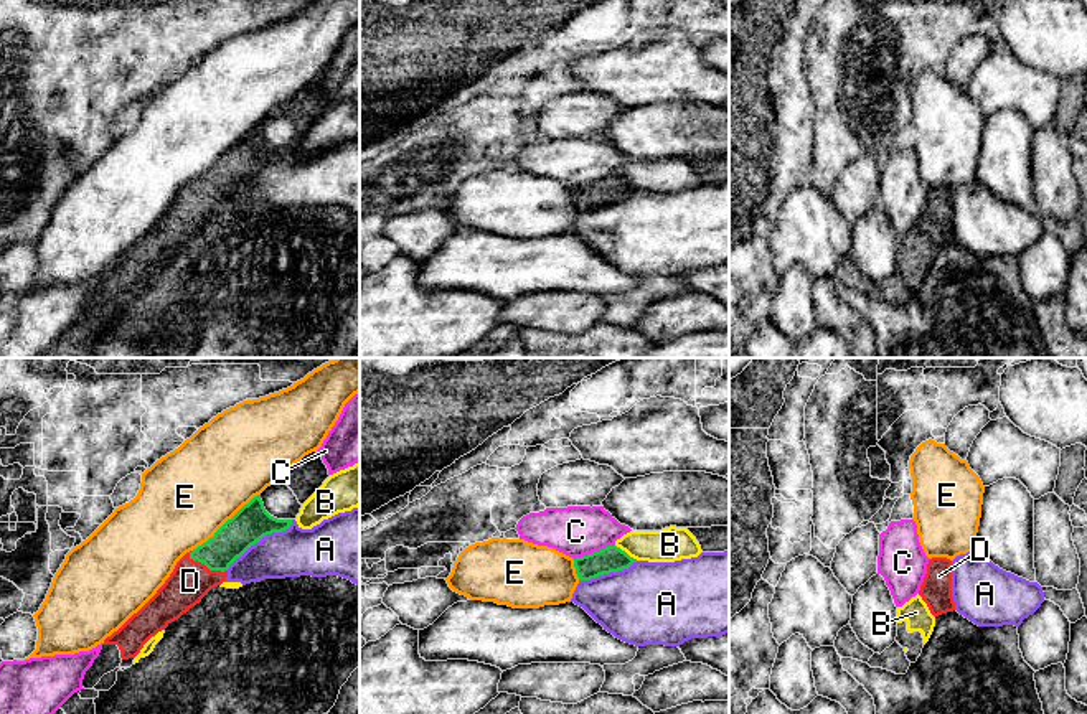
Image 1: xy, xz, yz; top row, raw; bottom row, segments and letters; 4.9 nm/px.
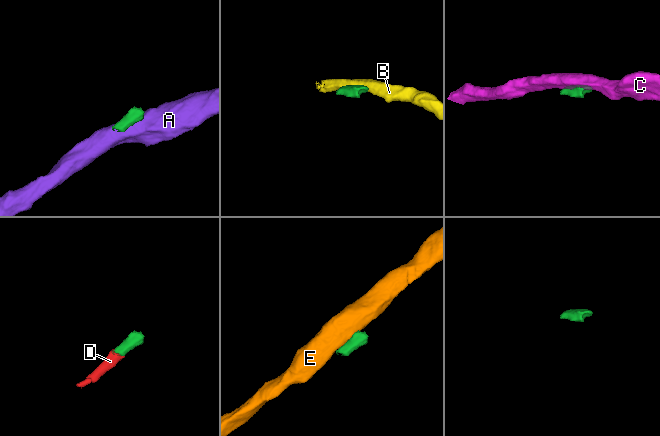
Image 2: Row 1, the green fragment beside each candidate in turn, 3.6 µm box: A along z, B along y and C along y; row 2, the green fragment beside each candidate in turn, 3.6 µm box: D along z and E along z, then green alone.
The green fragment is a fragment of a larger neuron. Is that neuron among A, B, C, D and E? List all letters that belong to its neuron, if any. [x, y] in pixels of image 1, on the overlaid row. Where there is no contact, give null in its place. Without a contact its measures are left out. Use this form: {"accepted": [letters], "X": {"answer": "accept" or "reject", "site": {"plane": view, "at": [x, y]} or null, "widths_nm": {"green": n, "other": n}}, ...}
{"accepted": ["D"], "A": {"answer": "reject", "site": {"plane": "xy", "at": [261, 538]}, "widths_nm": {"green": 180, "other": 240}}, "B": {"answer": "reject", "site": {"plane": "xz", "at": [625, 553]}, "widths_nm": {"green": 130, "other": 170}}, "C": {"answer": "reject", "site": {"plane": "xz", "at": [596, 551]}, "widths_nm": {"green": 130, "other": 240}}, "D": {"answer": "accept", "site": {"plane": "xy", "at": [207, 566]}, "widths_nm": {"green": 170, "other": 200}}, "E": {"answer": "reject", "site": {"plane": "xy", "at": [225, 523]}, "widths_nm": {"green": 180, "other": 440}}}

